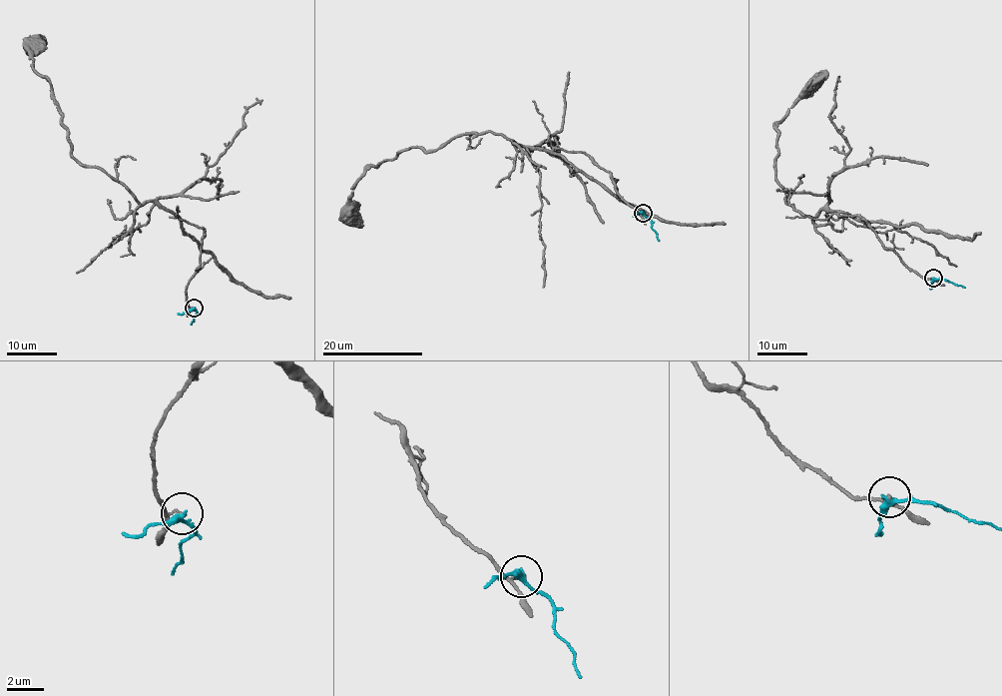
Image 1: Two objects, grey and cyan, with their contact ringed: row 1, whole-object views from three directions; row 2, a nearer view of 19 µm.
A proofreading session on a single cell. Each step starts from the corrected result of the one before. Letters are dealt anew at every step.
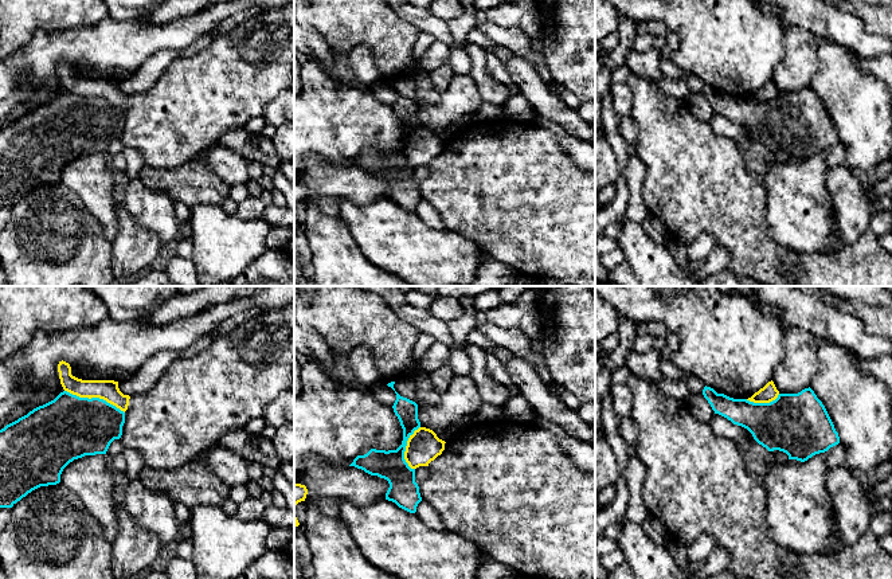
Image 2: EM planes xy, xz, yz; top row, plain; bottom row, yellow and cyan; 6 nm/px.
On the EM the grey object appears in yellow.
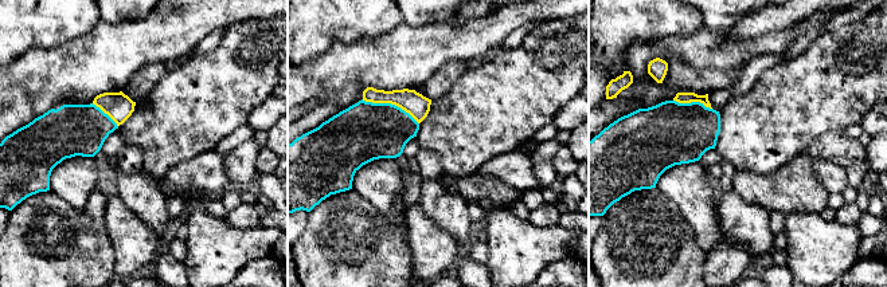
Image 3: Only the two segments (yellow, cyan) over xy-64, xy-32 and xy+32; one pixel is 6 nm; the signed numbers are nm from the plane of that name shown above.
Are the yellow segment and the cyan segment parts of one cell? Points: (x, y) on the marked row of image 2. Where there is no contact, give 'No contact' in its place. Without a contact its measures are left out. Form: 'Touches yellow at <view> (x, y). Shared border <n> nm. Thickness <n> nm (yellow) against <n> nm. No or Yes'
Touches yellow at xy (94, 396). Shared border 380 nm. Thickness 130 nm (yellow) against 380 nm. No

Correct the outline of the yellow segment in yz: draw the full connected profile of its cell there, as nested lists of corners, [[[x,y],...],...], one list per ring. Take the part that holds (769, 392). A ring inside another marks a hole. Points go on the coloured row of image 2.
[[[771,380],[747,400],[754,403],[770,403],[775,400],[778,395],[779,395],[779,391],[776,390],[774,382]]]

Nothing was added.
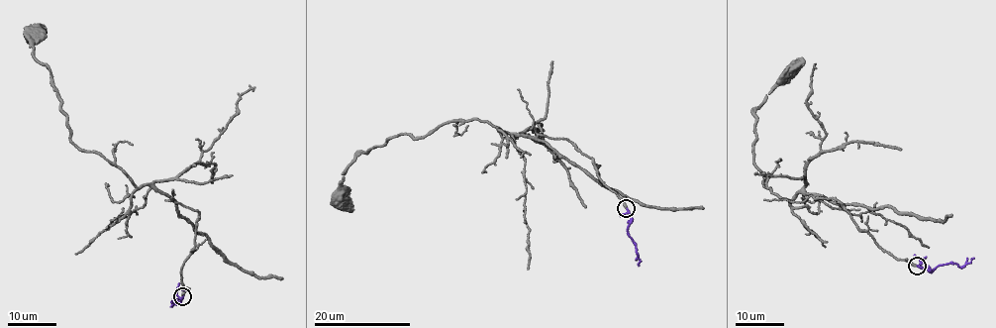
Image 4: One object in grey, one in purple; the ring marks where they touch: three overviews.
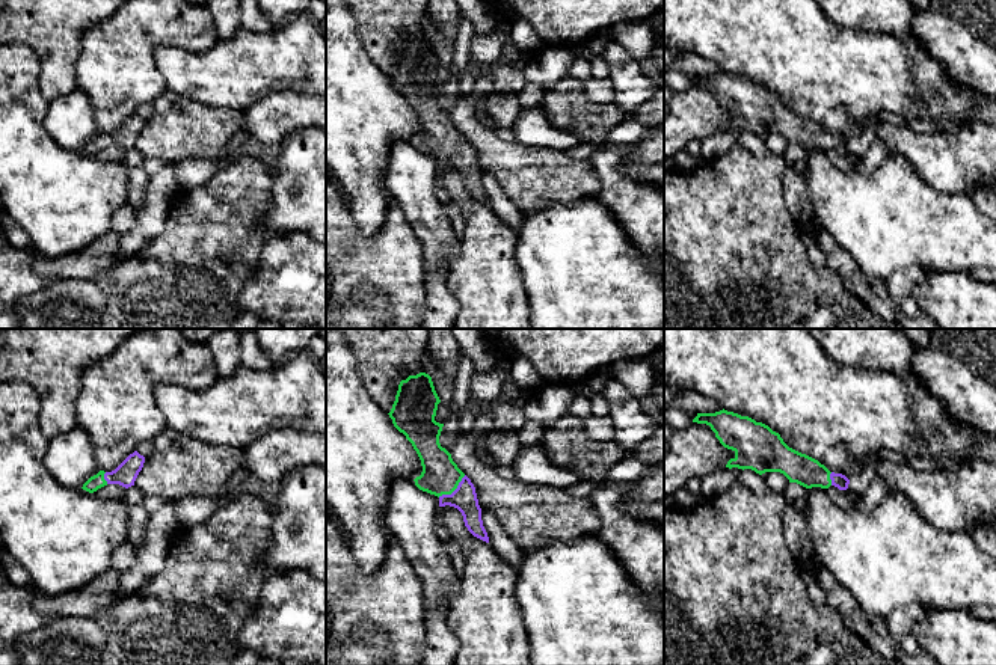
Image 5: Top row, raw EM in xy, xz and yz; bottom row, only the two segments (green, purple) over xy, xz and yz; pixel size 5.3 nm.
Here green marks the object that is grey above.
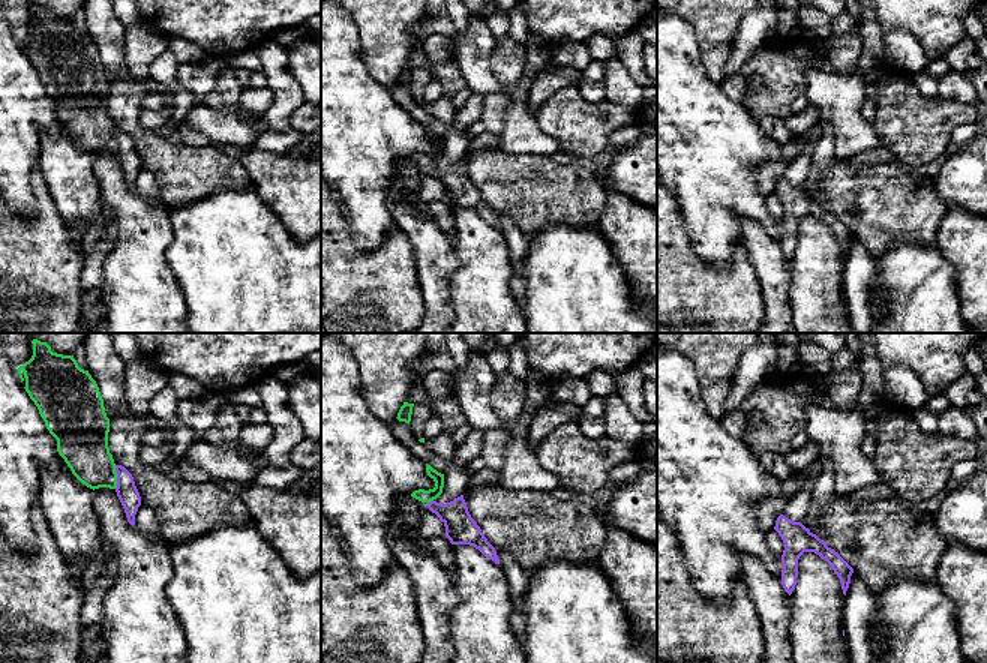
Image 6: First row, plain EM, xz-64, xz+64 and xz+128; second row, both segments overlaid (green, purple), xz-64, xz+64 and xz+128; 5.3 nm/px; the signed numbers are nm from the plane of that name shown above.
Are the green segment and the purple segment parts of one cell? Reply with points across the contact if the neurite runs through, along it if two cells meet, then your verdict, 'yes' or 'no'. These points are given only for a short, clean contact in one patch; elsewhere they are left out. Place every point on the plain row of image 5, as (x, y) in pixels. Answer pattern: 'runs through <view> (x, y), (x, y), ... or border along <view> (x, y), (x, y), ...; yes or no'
runs through xz (441, 137), (453, 153), (464, 160); yes

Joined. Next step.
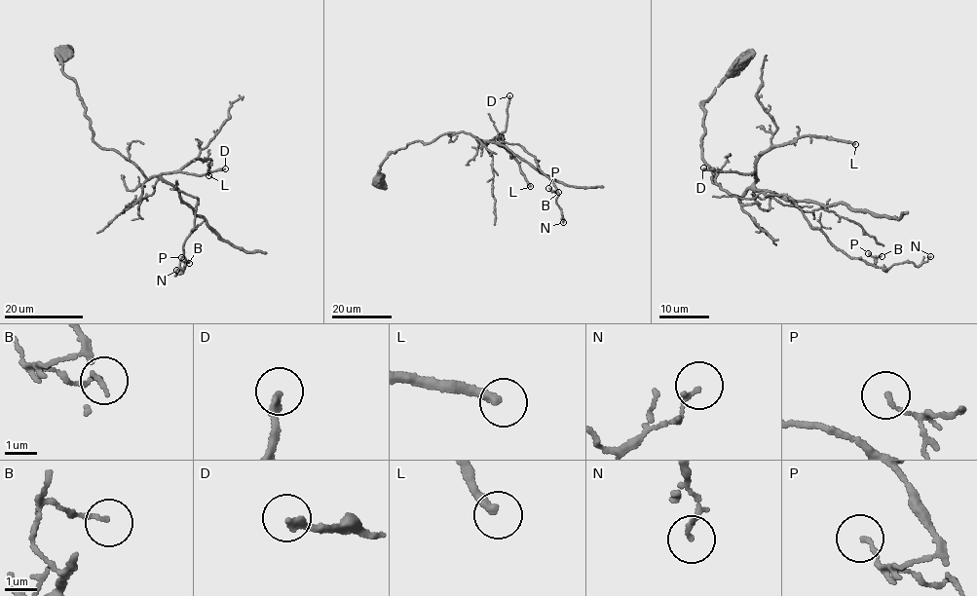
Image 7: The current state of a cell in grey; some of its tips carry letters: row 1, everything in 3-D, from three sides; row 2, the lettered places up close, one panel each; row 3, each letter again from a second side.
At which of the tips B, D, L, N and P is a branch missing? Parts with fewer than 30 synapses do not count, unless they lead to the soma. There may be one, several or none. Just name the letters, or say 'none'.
D, L

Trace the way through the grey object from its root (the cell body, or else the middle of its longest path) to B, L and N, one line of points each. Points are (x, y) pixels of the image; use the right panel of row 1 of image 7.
B: (737, 65), (703, 107), (713, 181), (738, 196), (783, 194), (852, 258), (875, 266), (882, 256)
L: (737, 65), (703, 107), (702, 160), (721, 188), (742, 195), (757, 178), (760, 157), (795, 138), (855, 144)
N: (737, 65), (703, 107), (713, 181), (738, 196), (783, 194), (832, 243), (882, 269), (930, 256)

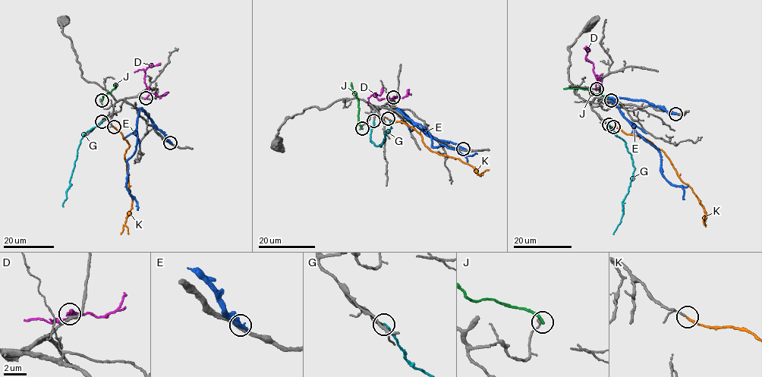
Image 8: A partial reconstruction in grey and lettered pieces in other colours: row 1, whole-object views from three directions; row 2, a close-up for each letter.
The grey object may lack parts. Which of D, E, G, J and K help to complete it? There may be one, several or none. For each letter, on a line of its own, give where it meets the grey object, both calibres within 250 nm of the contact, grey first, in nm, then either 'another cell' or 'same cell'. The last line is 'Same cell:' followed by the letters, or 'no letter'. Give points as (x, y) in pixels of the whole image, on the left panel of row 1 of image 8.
D: meets grey at (146, 98); 240 nm thick on the grey side, 280 nm on the other; another cell
E: meets grey at (170, 142); 320 nm thick on the grey side, 440 nm on the other; another cell
G: meets grey at (102, 121); 200 nm thick on the grey side, 190 nm on the other; same cell
J: meets grey at (102, 100); 240 nm thick on the grey side, 220 nm on the other; another cell
K: meets grey at (114, 127); 180 nm thick on the grey side, 200 nm on the other; same cell
Same cell: G, K

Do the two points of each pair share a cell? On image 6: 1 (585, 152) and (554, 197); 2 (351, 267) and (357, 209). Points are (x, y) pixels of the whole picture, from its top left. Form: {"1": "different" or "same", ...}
{"1": "different", "2": "different"}

